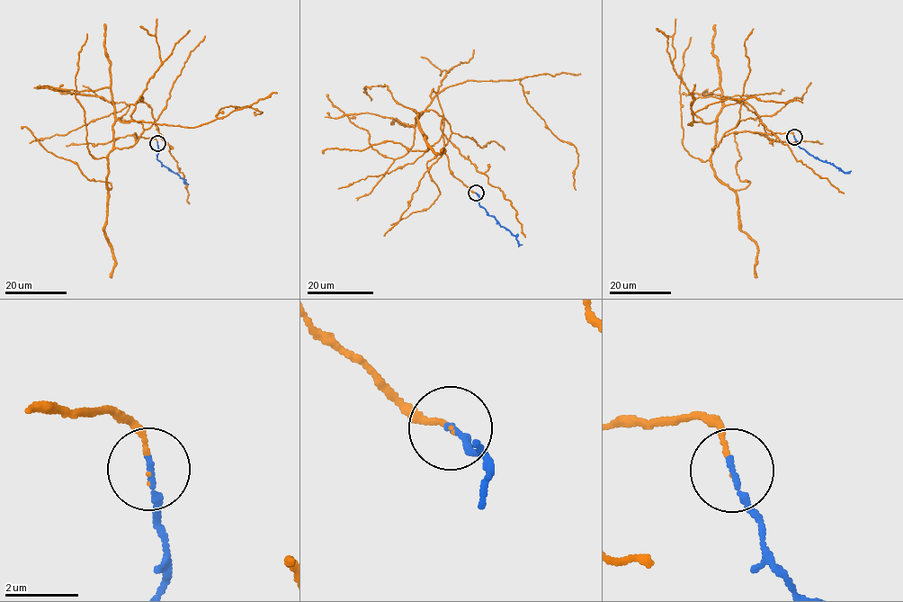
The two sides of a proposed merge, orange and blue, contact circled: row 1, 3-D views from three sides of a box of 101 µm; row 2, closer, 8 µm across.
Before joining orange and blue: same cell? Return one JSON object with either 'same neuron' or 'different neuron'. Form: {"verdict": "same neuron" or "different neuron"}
{"verdict": "same neuron"}

